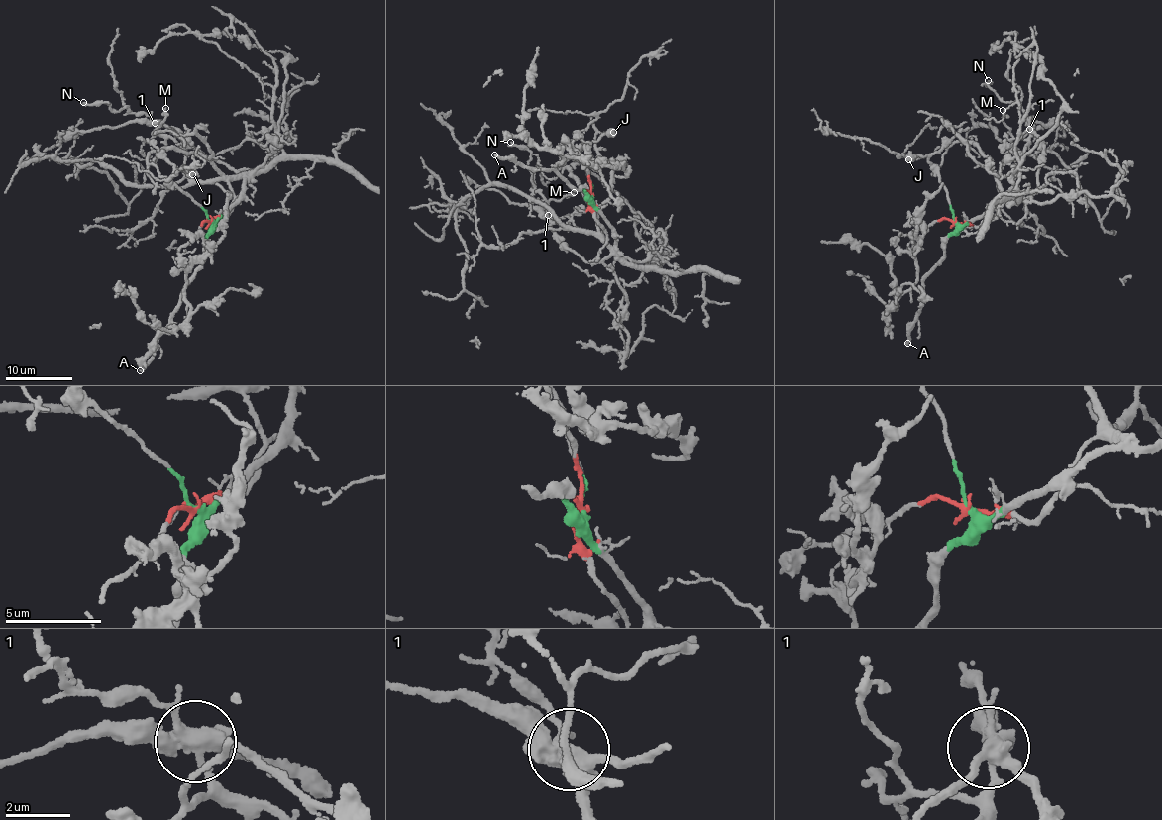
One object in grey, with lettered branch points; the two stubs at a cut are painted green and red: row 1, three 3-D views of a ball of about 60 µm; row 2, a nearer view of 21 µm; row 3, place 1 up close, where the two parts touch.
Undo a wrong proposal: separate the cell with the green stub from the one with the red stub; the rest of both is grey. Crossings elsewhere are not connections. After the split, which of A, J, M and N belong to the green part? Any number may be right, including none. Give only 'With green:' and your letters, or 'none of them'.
With green: A, J

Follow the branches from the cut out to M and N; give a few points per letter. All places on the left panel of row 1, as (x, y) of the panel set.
M: (209, 221), (228, 214), (233, 191), (227, 181), (184, 174), (184, 152), (153, 133), (165, 107)
N: (209, 221), (225, 216), (234, 194), (227, 181), (189, 179), (184, 152), (151, 117), (82, 103)

